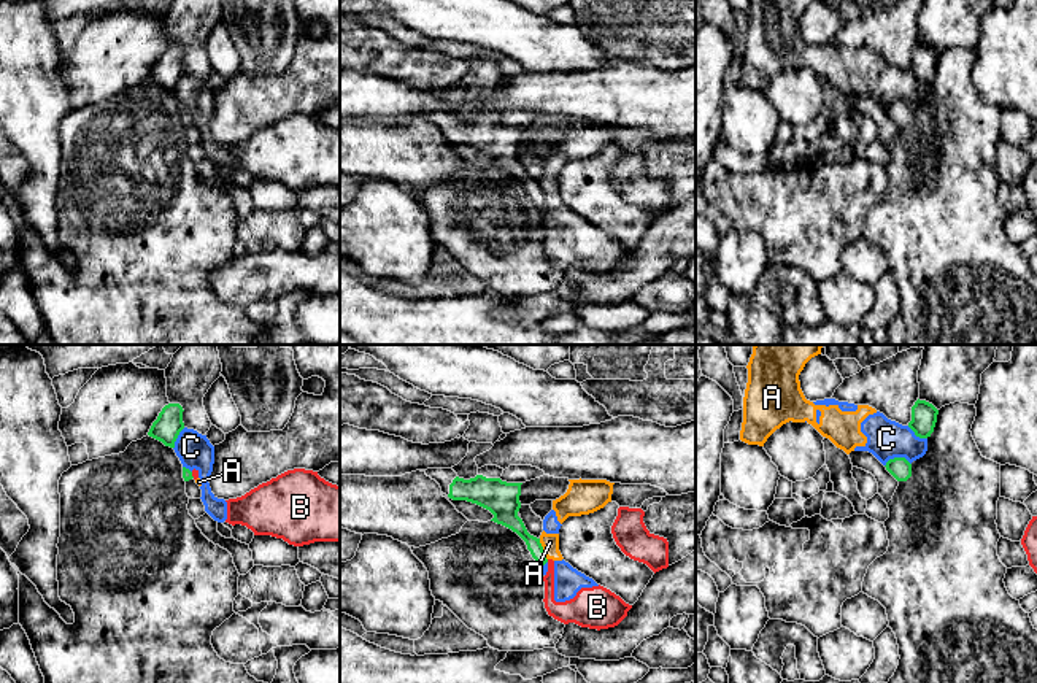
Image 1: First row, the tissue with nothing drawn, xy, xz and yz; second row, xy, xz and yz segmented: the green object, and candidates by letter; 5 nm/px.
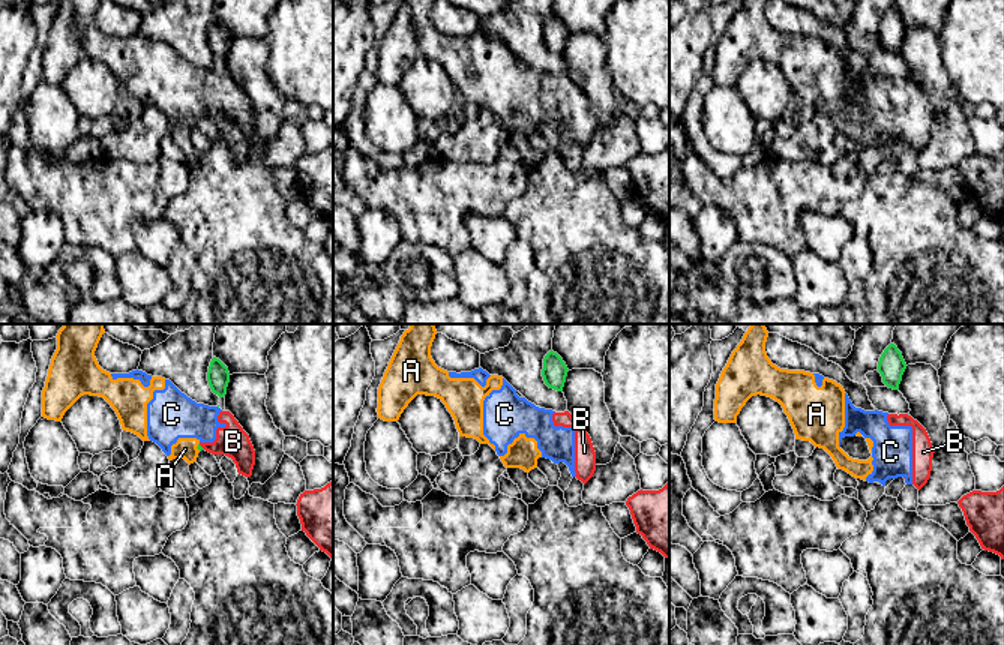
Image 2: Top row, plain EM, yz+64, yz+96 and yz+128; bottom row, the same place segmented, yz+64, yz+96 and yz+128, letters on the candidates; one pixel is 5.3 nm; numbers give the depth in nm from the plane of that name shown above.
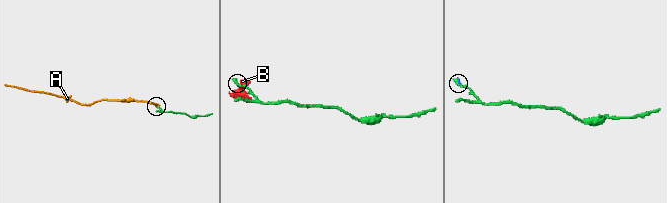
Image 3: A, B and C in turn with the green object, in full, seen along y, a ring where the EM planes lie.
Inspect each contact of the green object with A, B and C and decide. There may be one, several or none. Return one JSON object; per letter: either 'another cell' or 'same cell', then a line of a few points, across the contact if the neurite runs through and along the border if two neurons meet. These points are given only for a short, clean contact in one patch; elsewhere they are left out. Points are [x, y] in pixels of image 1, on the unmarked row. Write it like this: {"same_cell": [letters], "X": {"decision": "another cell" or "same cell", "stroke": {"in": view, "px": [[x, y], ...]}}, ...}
{"same_cell": [], "A": {"decision": "another cell", "stroke": {"in": "xz", "px": [[539, 183], [547, 204]]}}, "B": {"decision": "another cell", "stroke": {"in": "xy", "px": [[191, 116], [194, 121]]}}, "C": {"decision": "another cell", "stroke": {"in": "yz", "px": [[885, 107], [904, 102], [910, 108]]}}}

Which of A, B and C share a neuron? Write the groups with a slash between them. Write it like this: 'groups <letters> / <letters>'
groups A B C

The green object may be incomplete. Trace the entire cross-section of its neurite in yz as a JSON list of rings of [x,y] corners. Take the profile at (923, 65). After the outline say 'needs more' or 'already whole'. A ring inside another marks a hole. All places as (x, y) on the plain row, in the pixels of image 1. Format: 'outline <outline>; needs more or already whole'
outline [[[918,43],[912,51],[912,65],[908,71],[916,81],[927,83],[934,76],[937,59],[939,54],[932,48]]]; already whole

